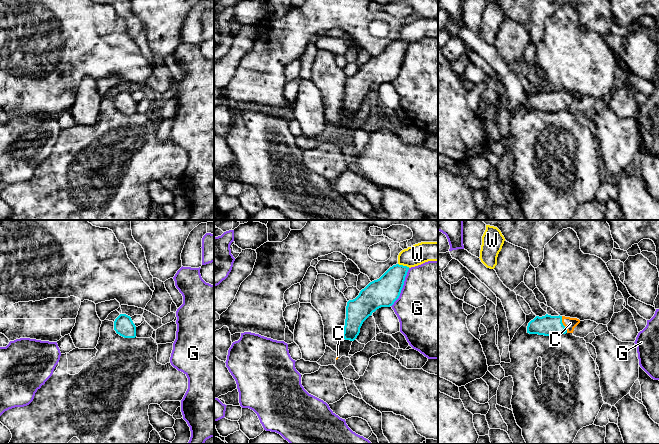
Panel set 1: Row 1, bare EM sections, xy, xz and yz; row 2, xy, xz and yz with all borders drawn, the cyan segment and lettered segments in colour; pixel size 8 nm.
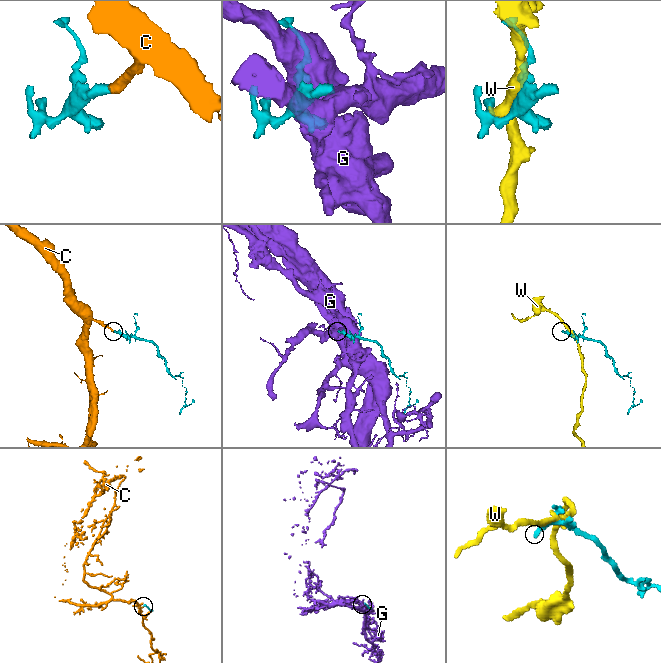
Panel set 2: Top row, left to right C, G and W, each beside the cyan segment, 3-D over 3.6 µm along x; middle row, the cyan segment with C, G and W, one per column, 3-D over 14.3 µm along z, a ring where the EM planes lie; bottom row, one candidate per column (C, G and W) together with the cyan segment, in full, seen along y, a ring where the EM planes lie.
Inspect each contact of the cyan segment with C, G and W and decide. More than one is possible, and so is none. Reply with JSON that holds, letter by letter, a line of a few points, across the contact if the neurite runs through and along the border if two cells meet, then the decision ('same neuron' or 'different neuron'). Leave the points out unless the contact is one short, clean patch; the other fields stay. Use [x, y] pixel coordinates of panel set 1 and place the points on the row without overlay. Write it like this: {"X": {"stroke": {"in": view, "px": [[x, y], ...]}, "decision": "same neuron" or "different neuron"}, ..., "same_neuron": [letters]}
{"C": {"stroke": {"in": "yz", "px": [[547, 101], [562, 100], [570, 99]]}, "decision": "same neuron"}, "G": {"decision": "different neuron"}, "W": {"decision": "different neuron"}, "same_neuron": ["C"]}

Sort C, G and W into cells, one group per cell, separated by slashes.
C / G / W

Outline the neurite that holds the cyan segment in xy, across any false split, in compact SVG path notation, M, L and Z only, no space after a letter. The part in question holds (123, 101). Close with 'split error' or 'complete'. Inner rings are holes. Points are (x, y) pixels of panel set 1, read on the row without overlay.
M120 90L114 97L114 106L124 114L136 113L136 102L130 92Z; complete

